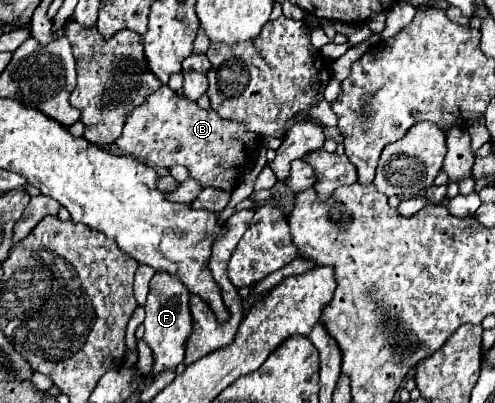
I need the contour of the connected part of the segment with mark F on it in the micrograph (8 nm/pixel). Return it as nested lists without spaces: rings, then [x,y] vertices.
[[[156,271],[156,275],[150,279],[150,293],[146,301],[146,335],[144,341],[150,345],[154,351],[154,369],[150,375],[144,377],[144,387],[150,385],[152,375],[156,371],[164,369],[176,369],[176,365],[184,359],[184,349],[186,349],[186,337],[190,335],[190,309],[188,309],[188,299],[190,291],[186,285],[172,273],[166,271]]]

